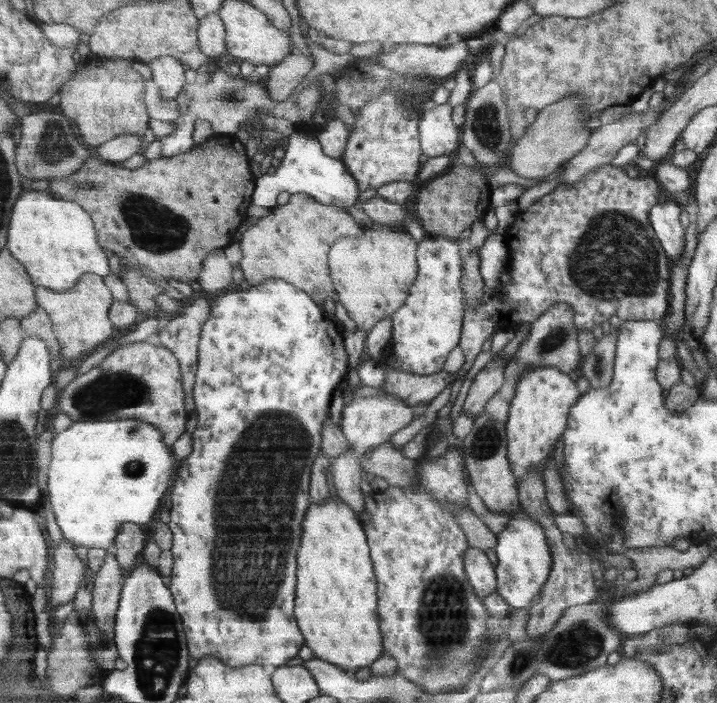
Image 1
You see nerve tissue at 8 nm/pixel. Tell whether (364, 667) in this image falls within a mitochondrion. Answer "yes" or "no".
no

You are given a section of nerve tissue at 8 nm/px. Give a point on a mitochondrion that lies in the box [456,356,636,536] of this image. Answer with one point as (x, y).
(484, 444)

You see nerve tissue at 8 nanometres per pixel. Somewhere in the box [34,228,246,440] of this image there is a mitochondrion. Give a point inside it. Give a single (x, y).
(115, 390)

